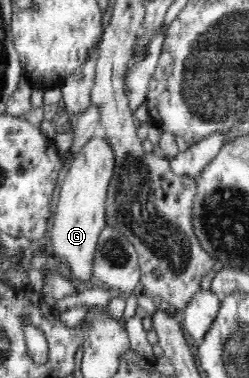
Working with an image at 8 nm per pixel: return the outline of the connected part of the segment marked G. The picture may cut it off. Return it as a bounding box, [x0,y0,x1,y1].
[51,130,114,282]

